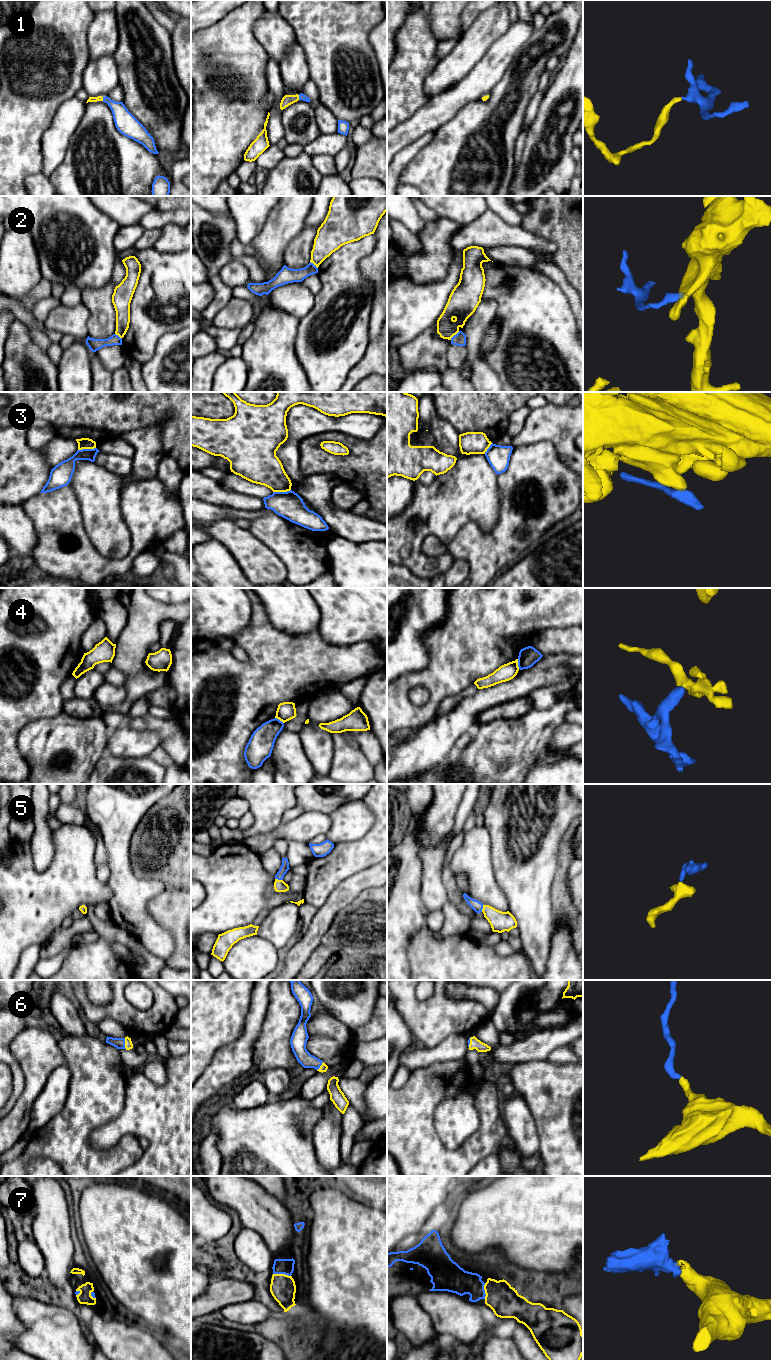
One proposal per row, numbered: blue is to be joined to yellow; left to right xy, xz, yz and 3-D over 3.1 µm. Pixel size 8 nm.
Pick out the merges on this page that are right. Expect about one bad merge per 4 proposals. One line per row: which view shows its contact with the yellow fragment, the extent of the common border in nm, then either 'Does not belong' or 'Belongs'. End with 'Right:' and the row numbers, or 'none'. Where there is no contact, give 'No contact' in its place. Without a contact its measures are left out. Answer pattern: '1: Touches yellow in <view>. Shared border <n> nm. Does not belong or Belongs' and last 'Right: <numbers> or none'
1: Touches yellow in xz. Shared border 40 nm. Belongs
2: Touches yellow in yz. Shared border 100 nm. Does not belong
3: Touches yellow in xy. Shared border 150 nm. Does not belong
4: Touches yellow in yz. Shared border 80 nm. Does not belong
5: Touches yellow in xz. Shared border 70 nm. Belongs
6: Touches yellow in xy. Shared border 90 nm. Belongs
7: Touches yellow in xz. Shared border 150 nm. Belongs
Right: 1, 5, 6, 7

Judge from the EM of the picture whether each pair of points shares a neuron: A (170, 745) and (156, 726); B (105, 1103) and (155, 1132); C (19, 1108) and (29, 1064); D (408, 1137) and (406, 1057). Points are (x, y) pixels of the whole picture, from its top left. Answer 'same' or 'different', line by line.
A: different
B: different
C: same
D: different

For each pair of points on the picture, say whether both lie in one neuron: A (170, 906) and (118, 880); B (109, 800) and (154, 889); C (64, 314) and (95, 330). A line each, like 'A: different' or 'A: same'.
A: different
B: same
C: different

